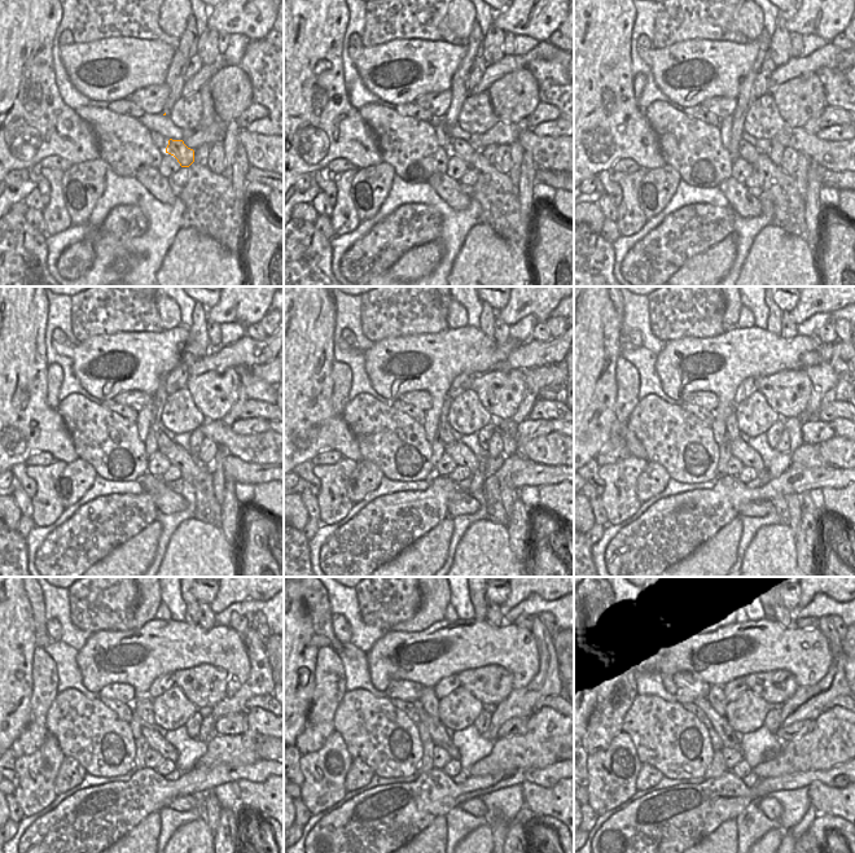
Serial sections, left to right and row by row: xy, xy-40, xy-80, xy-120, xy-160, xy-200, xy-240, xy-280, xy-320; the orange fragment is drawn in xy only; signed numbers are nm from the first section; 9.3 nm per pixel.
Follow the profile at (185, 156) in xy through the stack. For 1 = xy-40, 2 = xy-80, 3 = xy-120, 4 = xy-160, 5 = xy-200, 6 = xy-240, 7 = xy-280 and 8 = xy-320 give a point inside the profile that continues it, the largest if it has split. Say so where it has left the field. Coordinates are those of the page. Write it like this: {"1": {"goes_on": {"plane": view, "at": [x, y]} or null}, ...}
{"1": {"goes_on": {"plane": "xy-40", "at": [461, 148]}}, "2": {"goes_on": {"plane": "xy-80", "at": [746, 151]}}, "3": {"goes_on": {"plane": "xy-120", "at": [162, 440]}}, "4": {"goes_on": {"plane": "xy-160", "at": [444, 433]}}, "5": {"goes_on": {"plane": "xy-200", "at": [732, 429]}}, "6": {"goes_on": {"plane": "xy-240", "at": [143, 707]}}, "7": {"goes_on": {"plane": "xy-280", "at": [429, 701]}}, "8": {"goes_on": {"plane": "xy-320", "at": [715, 696]}}}

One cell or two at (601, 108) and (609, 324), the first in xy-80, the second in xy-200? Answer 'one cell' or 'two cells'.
one cell

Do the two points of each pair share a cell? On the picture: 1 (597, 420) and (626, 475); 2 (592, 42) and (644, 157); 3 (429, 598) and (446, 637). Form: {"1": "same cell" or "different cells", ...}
{"1": "different cells", "2": "same cell", "3": "different cells"}

